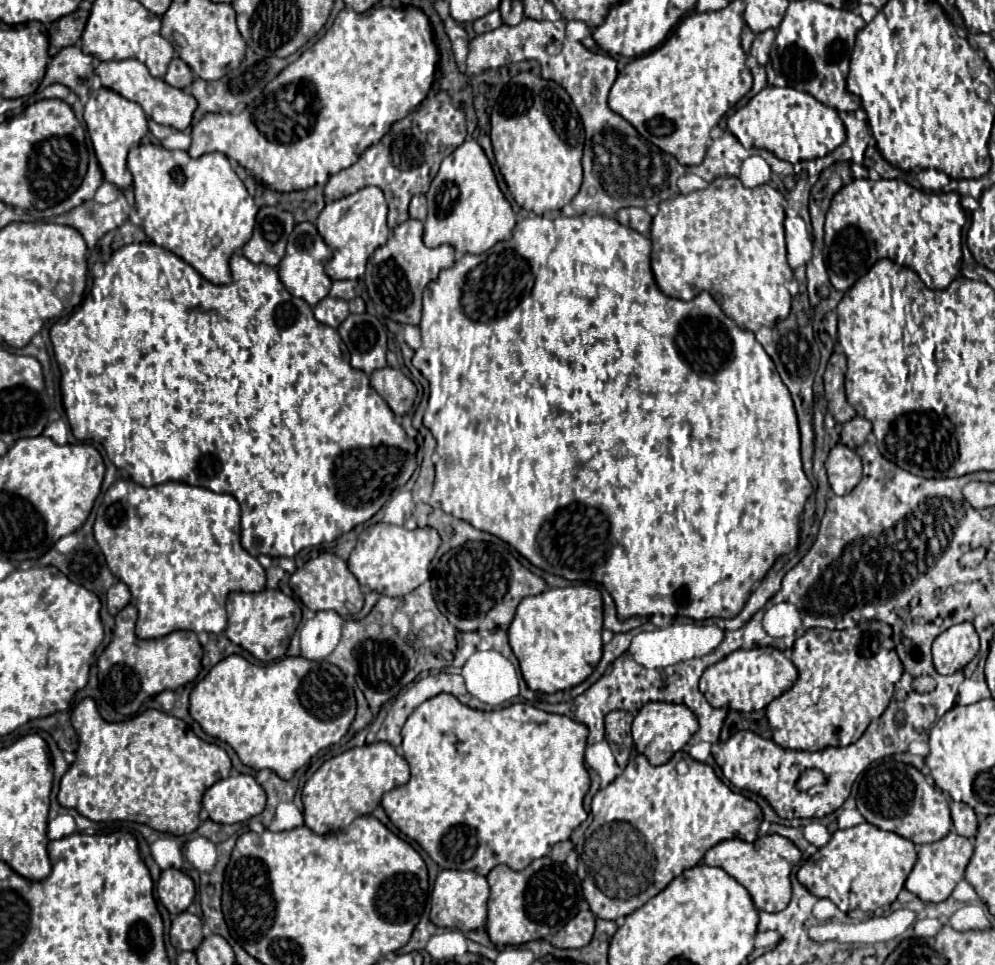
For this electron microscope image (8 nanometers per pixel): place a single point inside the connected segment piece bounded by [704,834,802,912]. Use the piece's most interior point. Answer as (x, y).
(763, 868)

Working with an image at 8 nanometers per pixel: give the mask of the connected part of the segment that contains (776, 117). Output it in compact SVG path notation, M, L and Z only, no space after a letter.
M768 86L758 92L746 106L728 118L728 130L740 140L744 148L768 150L780 160L792 164L802 160L822 158L834 148L838 148L846 138L846 128L838 112L806 92L794 88L776 88Z

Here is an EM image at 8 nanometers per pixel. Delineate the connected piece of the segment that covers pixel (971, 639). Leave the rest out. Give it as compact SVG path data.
M970 622L950 626L932 644L934 668L938 674L962 670L978 654L978 634Z

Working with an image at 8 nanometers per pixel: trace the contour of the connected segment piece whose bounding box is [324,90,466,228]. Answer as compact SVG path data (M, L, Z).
M440 90L424 98L406 118L398 120L394 128L374 146L364 150L356 164L352 164L346 170L340 170L338 174L330 176L325 185L324 196L326 202L340 200L364 186L378 186L390 206L388 226L394 228L400 222L408 220L408 204L414 194L426 194L430 188L432 178L436 176L442 154L440 154L440 142L446 146L448 152L456 150L466 138L466 108L454 106L448 92Z

